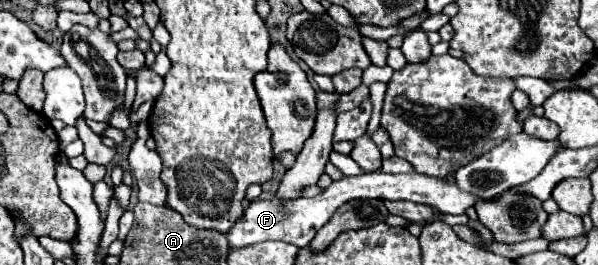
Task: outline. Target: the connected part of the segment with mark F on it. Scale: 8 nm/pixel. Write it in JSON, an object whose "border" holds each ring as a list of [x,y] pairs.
{"border":[[[381,171],[363,173],[357,177],[343,177],[339,181],[333,181],[327,189],[323,189],[317,197],[311,197],[311,199],[299,197],[299,199],[279,201],[273,197],[273,199],[251,201],[243,217],[227,231],[229,247],[237,249],[245,245],[263,243],[263,241],[289,241],[297,247],[305,247],[311,243],[317,231],[331,219],[335,209],[339,209],[343,203],[353,201],[353,199],[389,199],[389,201],[403,199],[403,201],[437,207],[439,211],[451,213],[451,215],[461,215],[465,213],[467,207],[477,203],[475,195],[459,191],[455,183],[447,183],[445,179],[435,179],[435,177],[419,175],[419,173],[407,173],[407,175],[387,175]]]}

